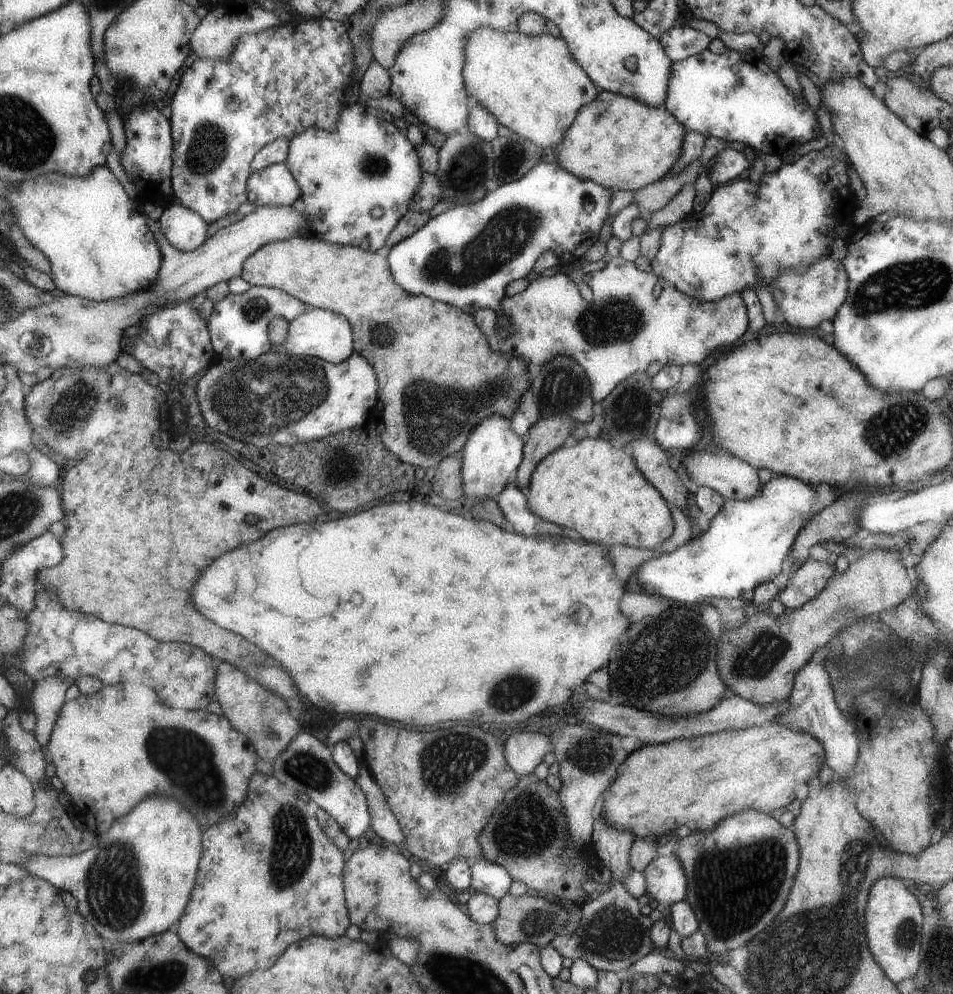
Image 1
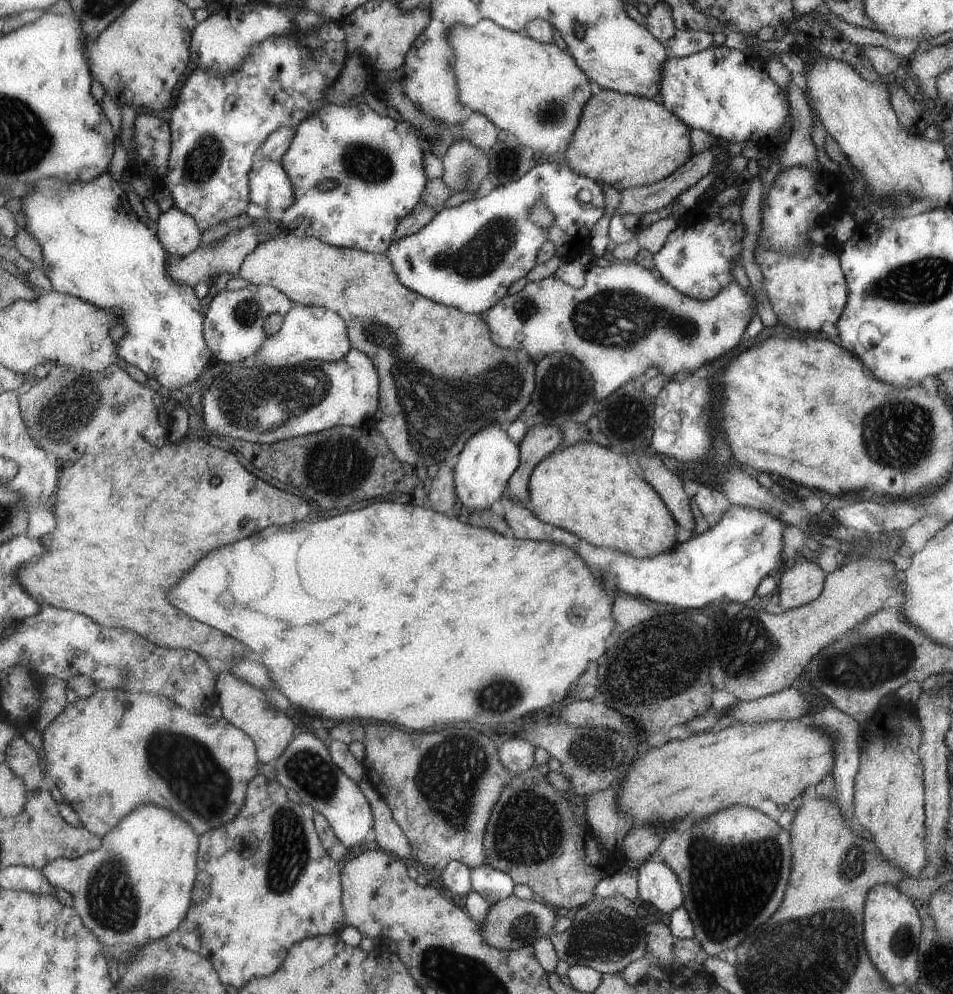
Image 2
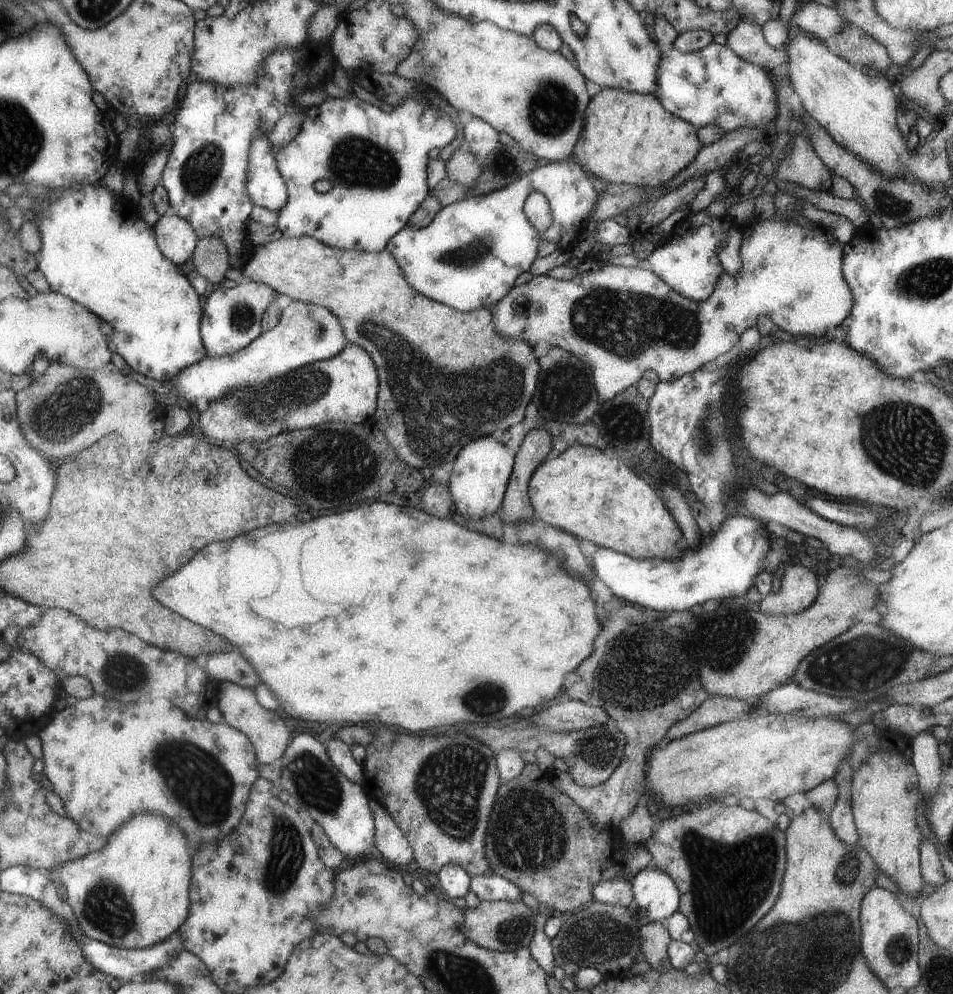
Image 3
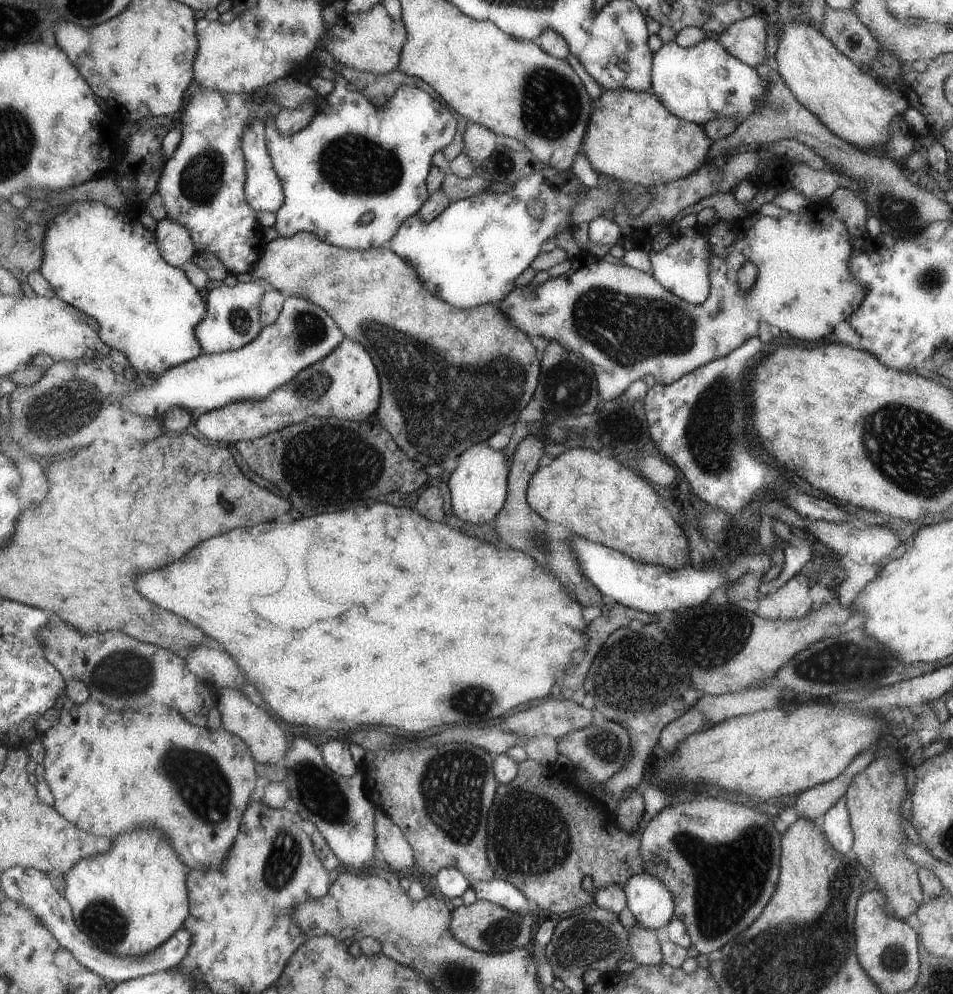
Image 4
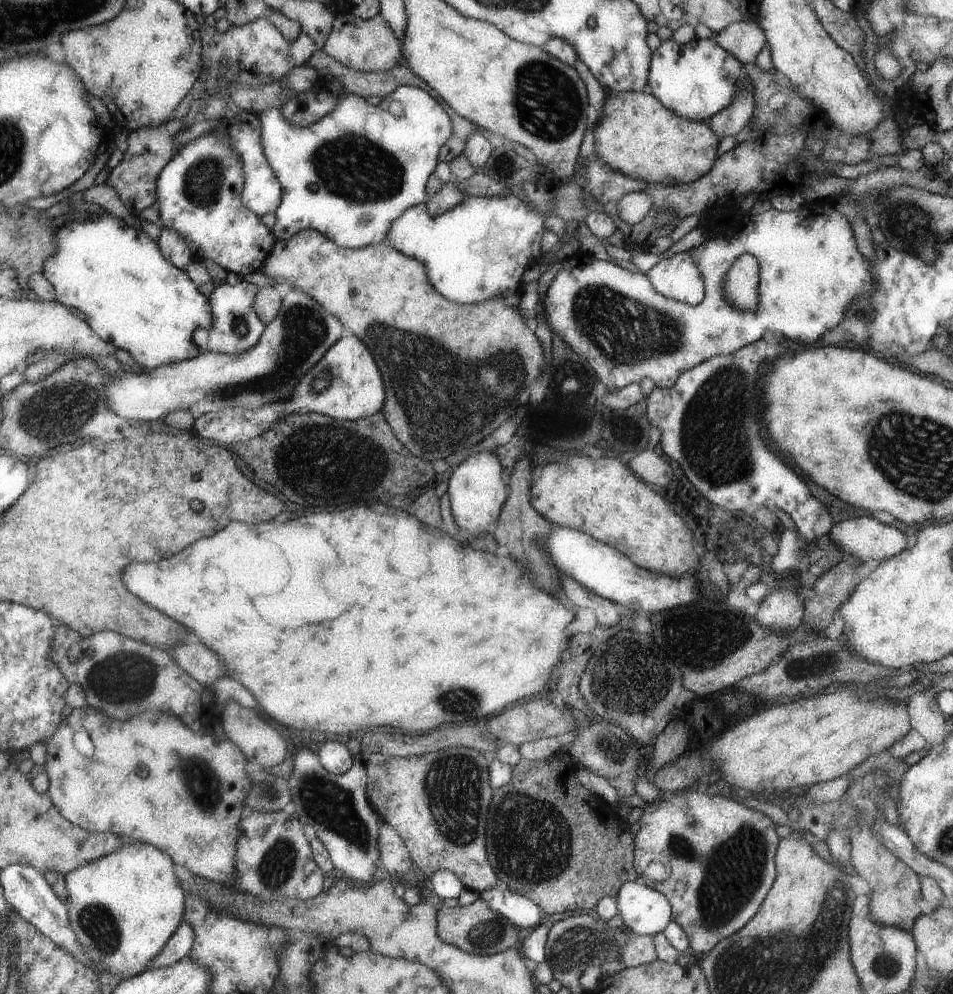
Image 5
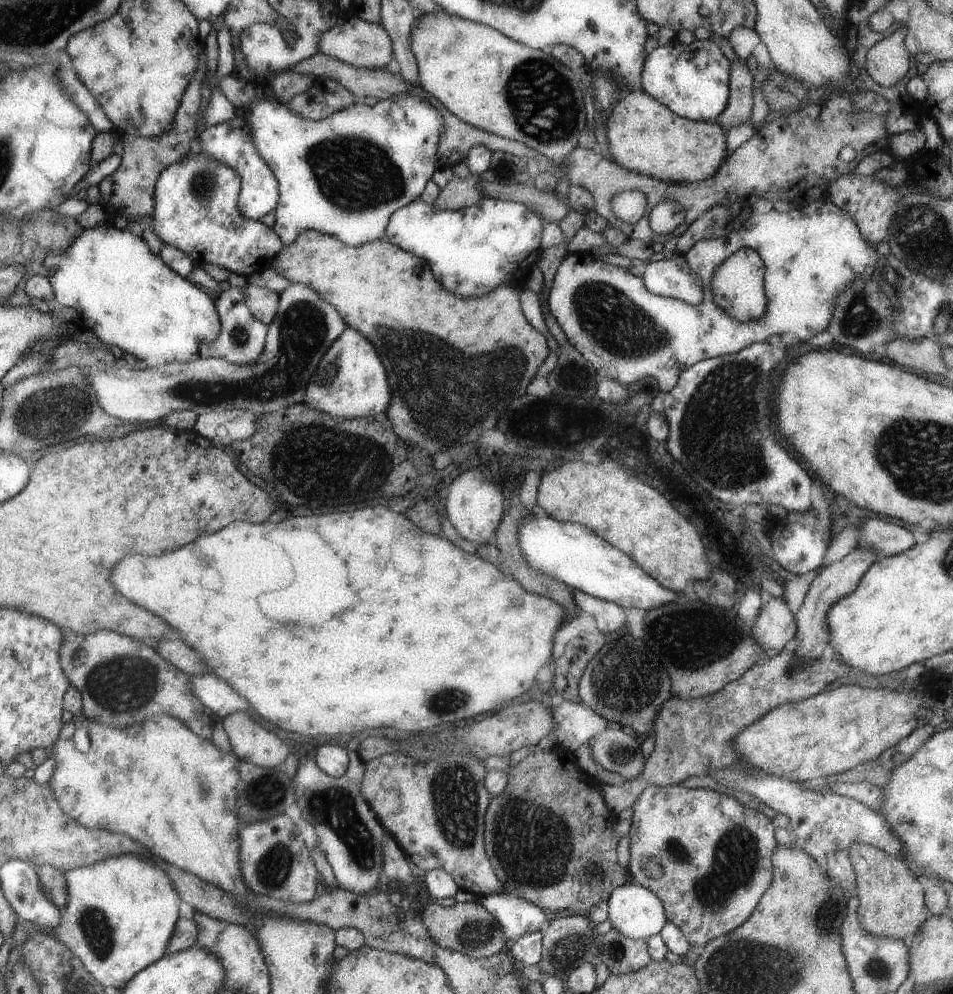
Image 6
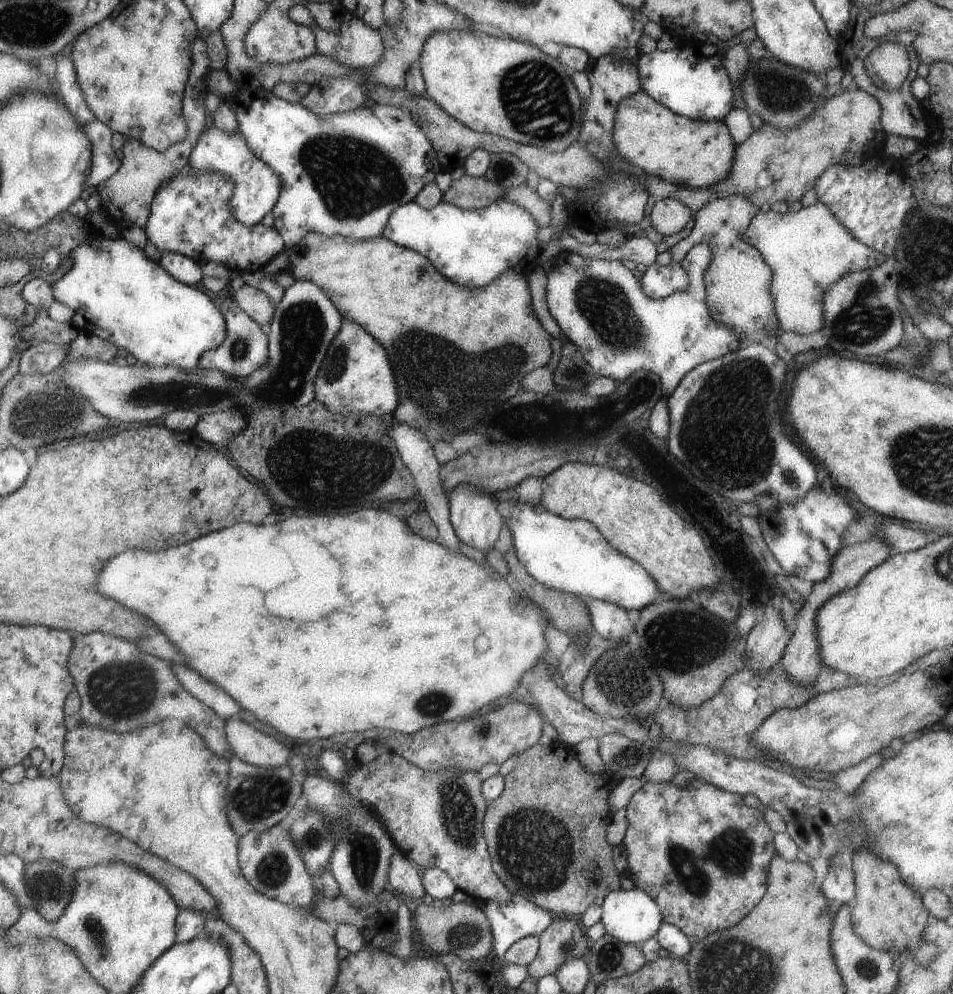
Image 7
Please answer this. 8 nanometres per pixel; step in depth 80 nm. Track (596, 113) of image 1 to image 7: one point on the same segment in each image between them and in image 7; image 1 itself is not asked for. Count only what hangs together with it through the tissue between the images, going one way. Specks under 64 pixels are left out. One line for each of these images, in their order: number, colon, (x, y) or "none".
2: (622, 141)
3: (629, 138)
4: (632, 137)
5: (635, 134)
6: (643, 135)
7: (696, 153)

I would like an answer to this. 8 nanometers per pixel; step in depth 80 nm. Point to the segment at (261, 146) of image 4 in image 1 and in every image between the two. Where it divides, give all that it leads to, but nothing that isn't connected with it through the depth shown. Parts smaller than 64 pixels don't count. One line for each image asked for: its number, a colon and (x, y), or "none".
1: (273, 186)
2: (269, 186)
3: (266, 187)

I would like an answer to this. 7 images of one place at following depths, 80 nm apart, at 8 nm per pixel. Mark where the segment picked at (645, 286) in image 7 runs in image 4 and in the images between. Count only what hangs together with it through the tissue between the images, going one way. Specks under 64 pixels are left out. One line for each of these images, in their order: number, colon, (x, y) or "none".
4: (682, 267)
5: (678, 277)
6: (672, 277)

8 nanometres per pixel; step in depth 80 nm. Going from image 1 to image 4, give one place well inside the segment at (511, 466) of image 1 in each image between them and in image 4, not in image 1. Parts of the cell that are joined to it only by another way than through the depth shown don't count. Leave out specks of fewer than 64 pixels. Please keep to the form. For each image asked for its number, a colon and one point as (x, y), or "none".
2: (488, 460)
3: (480, 470)
4: (476, 486)

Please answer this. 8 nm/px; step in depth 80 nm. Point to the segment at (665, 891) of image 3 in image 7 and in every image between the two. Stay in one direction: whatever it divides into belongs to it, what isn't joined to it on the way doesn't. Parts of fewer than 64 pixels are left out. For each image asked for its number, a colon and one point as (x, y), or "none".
4: (651, 903)
5: (645, 910)
6: (637, 913)
7: (631, 916)

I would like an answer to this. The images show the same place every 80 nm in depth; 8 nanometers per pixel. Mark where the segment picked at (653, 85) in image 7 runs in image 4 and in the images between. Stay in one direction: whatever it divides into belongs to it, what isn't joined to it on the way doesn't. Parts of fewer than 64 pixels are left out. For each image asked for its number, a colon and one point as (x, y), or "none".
4: (700, 83)
5: (698, 79)
6: (692, 79)

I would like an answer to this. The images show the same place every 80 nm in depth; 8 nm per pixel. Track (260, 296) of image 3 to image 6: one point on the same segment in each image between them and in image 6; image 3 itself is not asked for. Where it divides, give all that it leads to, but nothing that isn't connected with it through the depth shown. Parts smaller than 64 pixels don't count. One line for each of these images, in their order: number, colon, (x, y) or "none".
4: (233, 316)
5: (236, 328)
6: (242, 337)

